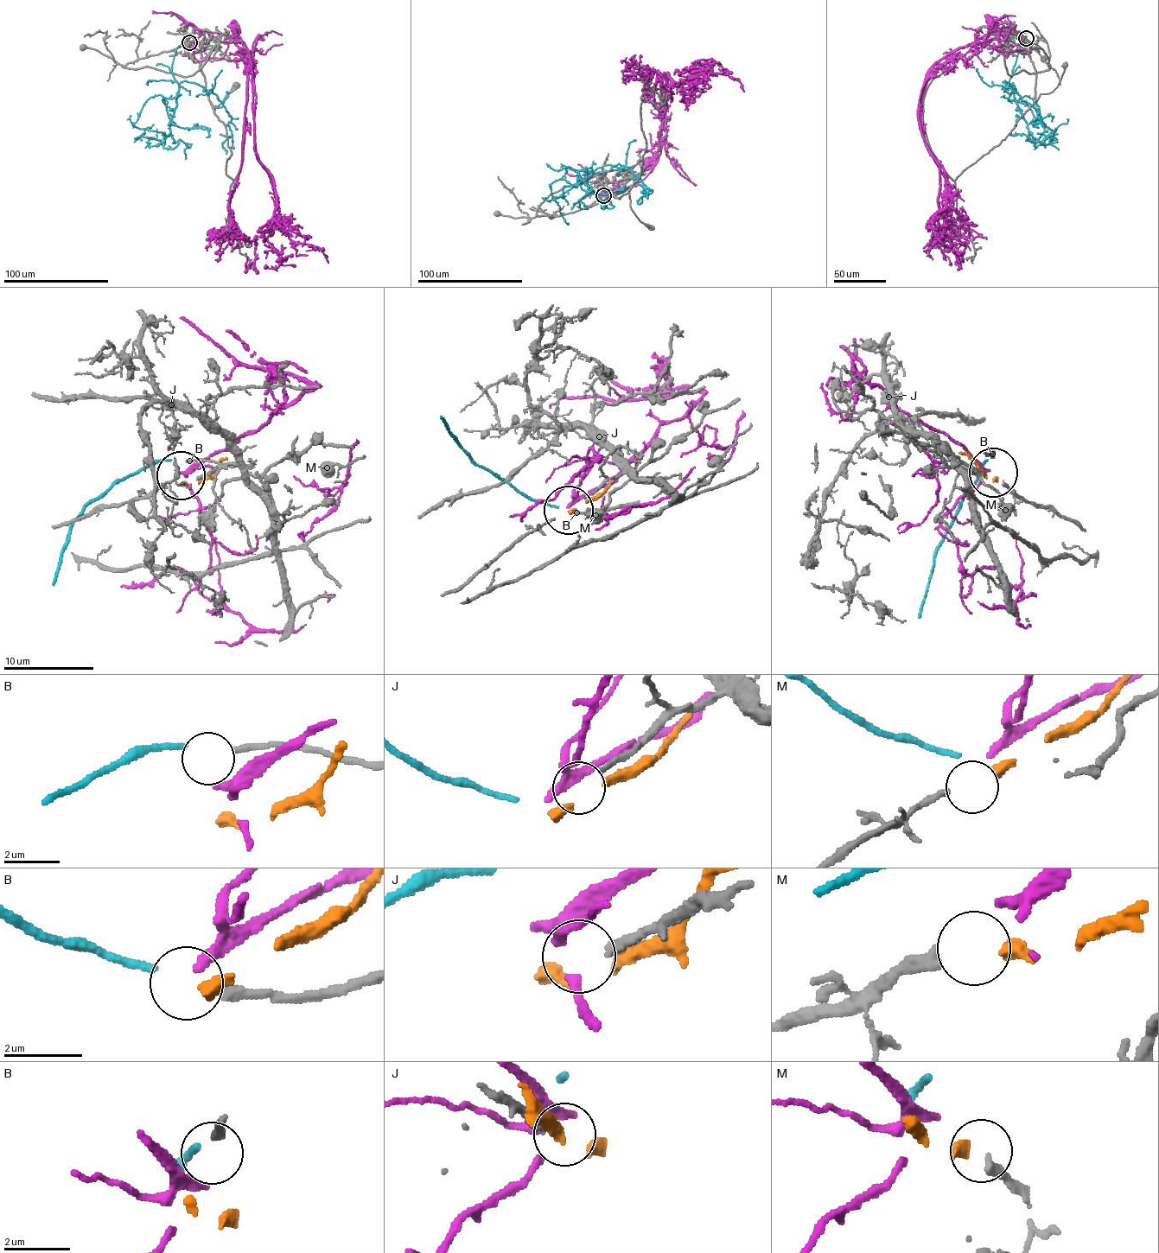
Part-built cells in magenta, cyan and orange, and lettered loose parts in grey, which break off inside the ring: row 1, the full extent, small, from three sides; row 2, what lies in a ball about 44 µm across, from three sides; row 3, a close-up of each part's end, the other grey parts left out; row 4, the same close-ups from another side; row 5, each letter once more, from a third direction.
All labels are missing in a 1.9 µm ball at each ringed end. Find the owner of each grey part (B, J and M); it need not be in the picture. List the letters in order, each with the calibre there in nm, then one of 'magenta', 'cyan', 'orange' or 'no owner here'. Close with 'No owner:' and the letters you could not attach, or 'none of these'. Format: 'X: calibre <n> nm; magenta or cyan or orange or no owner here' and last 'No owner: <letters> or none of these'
B: calibre 260 nm; cyan
J: calibre 200 nm; no owner here
M: calibre 300 nm; orange
No owner: J

